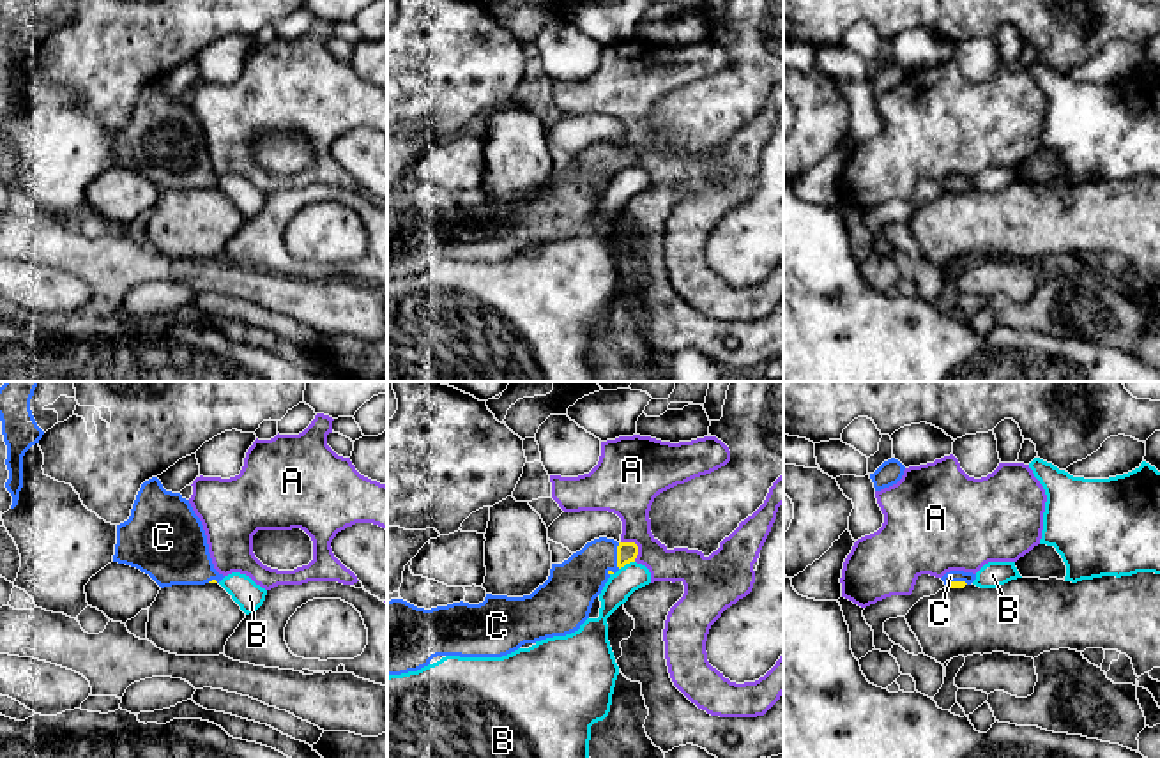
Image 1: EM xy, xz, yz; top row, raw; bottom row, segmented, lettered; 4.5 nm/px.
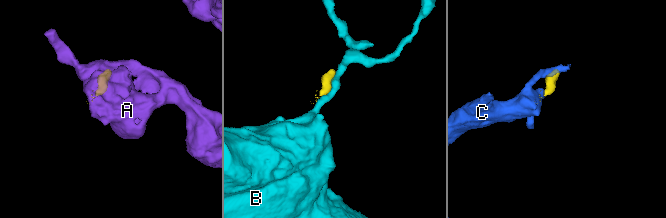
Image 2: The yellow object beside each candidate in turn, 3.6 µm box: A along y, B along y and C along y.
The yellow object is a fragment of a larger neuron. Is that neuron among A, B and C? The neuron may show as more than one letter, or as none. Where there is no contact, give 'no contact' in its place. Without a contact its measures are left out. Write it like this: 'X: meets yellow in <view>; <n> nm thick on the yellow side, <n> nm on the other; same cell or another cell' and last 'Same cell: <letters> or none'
A: meets yellow in xz; 100 nm thick on the yellow side, 220 nm on the other; another cell
B: meets yellow in xz; 100 nm thick on the yellow side, 120 nm on the other; another cell
C: meets yellow in xz; 100 nm thick on the yellow side, 240 nm on the other; same cell
Same cell: C

